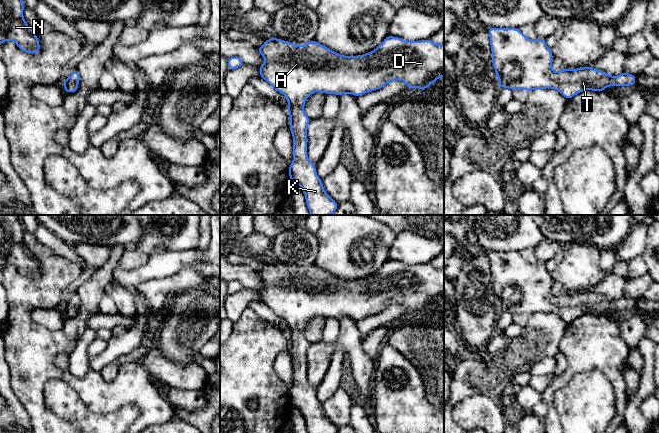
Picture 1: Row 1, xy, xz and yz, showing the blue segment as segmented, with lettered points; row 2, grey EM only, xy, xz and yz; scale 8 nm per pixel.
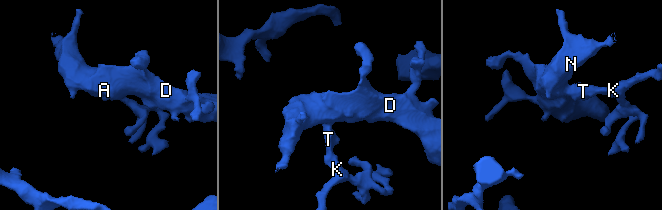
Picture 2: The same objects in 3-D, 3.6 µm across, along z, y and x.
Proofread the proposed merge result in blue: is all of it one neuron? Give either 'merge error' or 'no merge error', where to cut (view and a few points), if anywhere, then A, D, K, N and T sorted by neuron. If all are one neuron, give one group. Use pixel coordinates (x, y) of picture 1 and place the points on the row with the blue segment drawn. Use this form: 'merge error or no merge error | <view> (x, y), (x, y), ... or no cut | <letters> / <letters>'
no merge error | no cut | A D K N T

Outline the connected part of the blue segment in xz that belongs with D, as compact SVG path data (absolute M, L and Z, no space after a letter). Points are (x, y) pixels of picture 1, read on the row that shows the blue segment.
M388 35L371 52L345 56L315 40L295 45L272 36L262 46L257 47L257 51L265 61L258 66L261 71L259 77L282 93L288 102L289 129L293 137L293 161L288 168L289 178L301 187L311 215L332 215L338 209L338 203L325 192L322 179L316 173L316 165L307 156L307 128L311 121L304 112L307 98L314 92L338 96L349 93L358 97L381 89L393 80L404 81L408 89L426 90L439 77L444 77L444 43L435 44L431 39L407 41Z

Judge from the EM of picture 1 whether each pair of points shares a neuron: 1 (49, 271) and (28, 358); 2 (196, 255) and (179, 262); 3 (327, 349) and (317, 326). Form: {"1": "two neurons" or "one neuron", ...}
{"1": "one neuron", "2": "one neuron", "3": "two neurons"}

